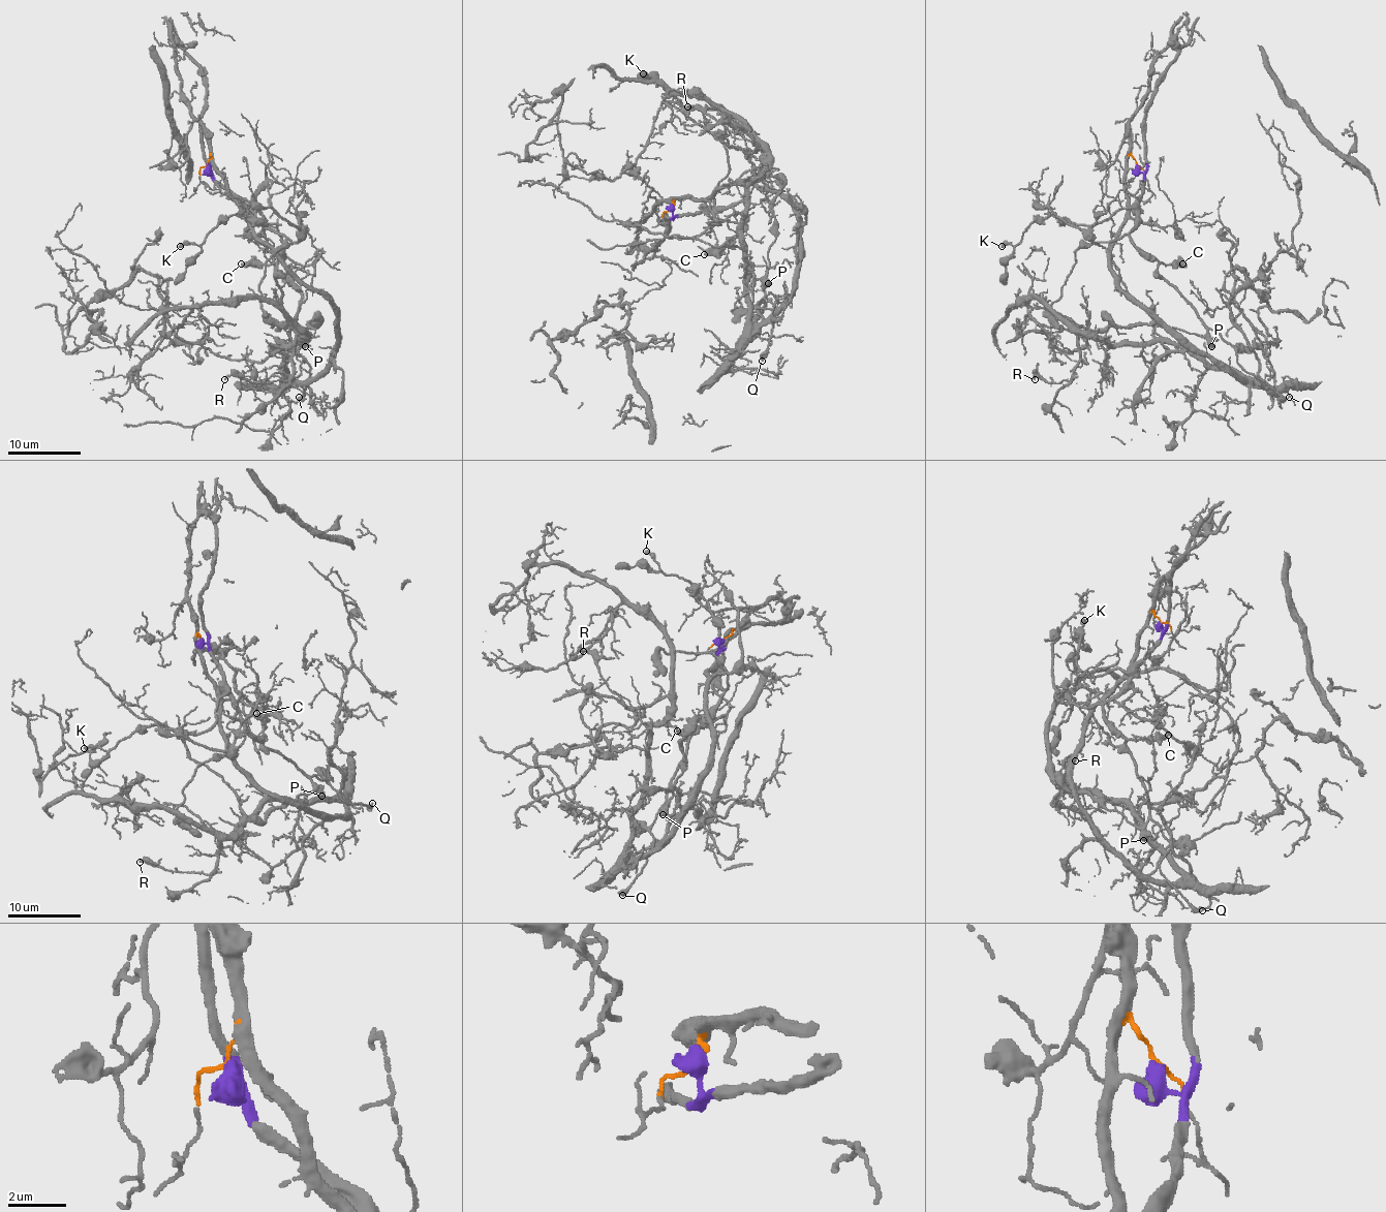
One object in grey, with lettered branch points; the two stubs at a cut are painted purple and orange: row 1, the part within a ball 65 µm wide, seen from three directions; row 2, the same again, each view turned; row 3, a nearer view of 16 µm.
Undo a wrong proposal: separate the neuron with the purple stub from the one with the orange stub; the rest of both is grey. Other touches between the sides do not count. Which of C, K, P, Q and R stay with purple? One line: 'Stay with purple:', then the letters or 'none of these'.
Stay with purple: C, K, P, Q

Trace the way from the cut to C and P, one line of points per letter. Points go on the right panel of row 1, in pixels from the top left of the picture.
C: (1137, 165), (1142, 181), (1139, 221), (1130, 234), (1134, 243), (1161, 262), (1182, 262)
P: (1137, 165), (1142, 177), (1142, 197), (1139, 221), (1130, 236), (1194, 310), (1212, 347)

